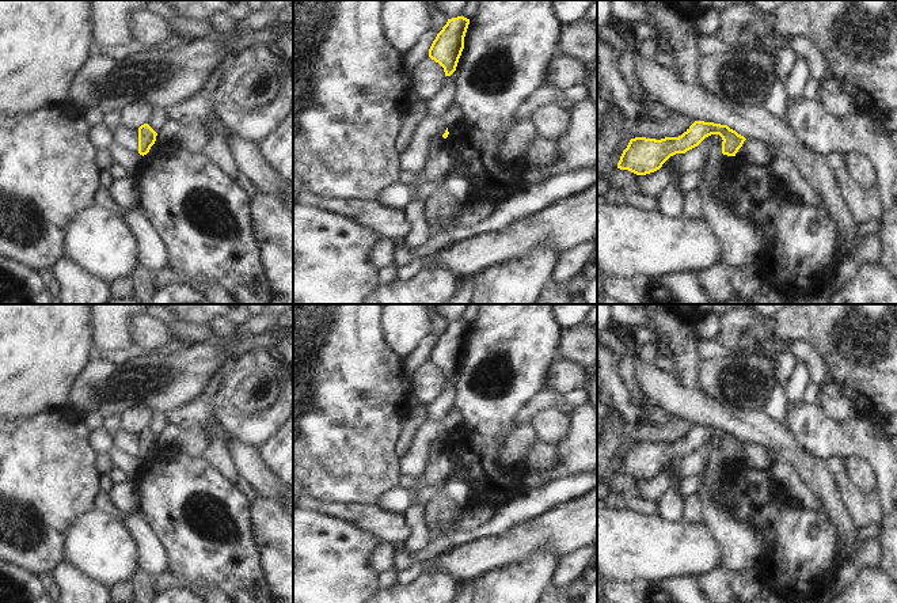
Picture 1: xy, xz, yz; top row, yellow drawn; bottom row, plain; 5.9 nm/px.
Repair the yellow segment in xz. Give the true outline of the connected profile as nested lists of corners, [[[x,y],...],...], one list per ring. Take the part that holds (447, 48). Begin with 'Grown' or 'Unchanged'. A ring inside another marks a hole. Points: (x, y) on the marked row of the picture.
Unchanged. [[[464,16],[448,19],[429,49],[429,57],[444,68],[445,76],[456,71],[468,24]]]

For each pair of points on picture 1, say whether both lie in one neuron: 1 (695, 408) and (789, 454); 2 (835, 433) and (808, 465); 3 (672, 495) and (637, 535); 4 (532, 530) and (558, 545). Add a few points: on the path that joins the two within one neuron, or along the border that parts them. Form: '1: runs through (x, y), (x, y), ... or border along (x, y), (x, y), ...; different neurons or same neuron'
1: runs through (718, 416), (766, 432); same neuron
2: border along (791, 435), (808, 452), (827, 461); different neurons
3: border along (657, 514), (668, 520), (683, 519); different neurons
4: runs through (539, 531), (544, 531), (551, 538); same neuron

